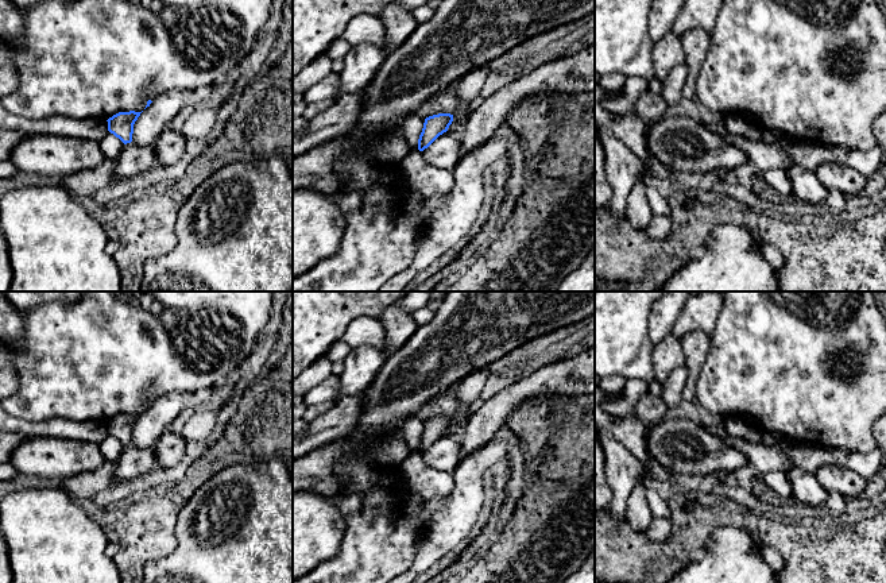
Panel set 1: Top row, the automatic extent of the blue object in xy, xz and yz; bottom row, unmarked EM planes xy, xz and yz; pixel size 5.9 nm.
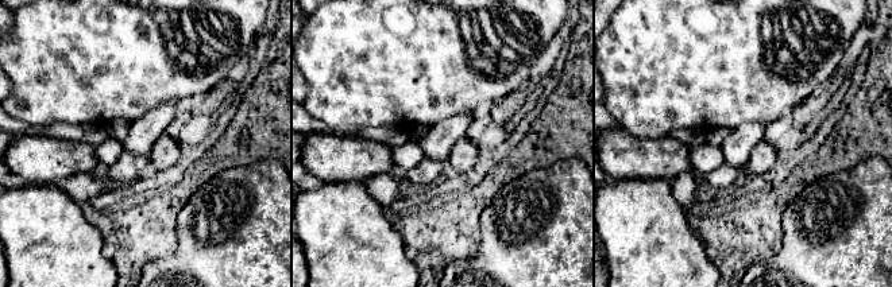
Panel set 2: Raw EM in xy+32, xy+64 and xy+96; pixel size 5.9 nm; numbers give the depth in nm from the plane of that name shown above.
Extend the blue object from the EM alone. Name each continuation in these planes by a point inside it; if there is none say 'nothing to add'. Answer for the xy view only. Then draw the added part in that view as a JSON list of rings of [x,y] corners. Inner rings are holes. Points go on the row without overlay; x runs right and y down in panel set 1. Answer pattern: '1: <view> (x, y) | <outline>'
nothing to add

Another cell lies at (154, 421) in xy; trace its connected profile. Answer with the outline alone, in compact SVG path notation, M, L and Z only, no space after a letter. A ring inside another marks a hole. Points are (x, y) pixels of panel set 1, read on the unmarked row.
M171 393L152 404L134 426L132 447L154 448L158 439L170 428L186 408L193 393Z

